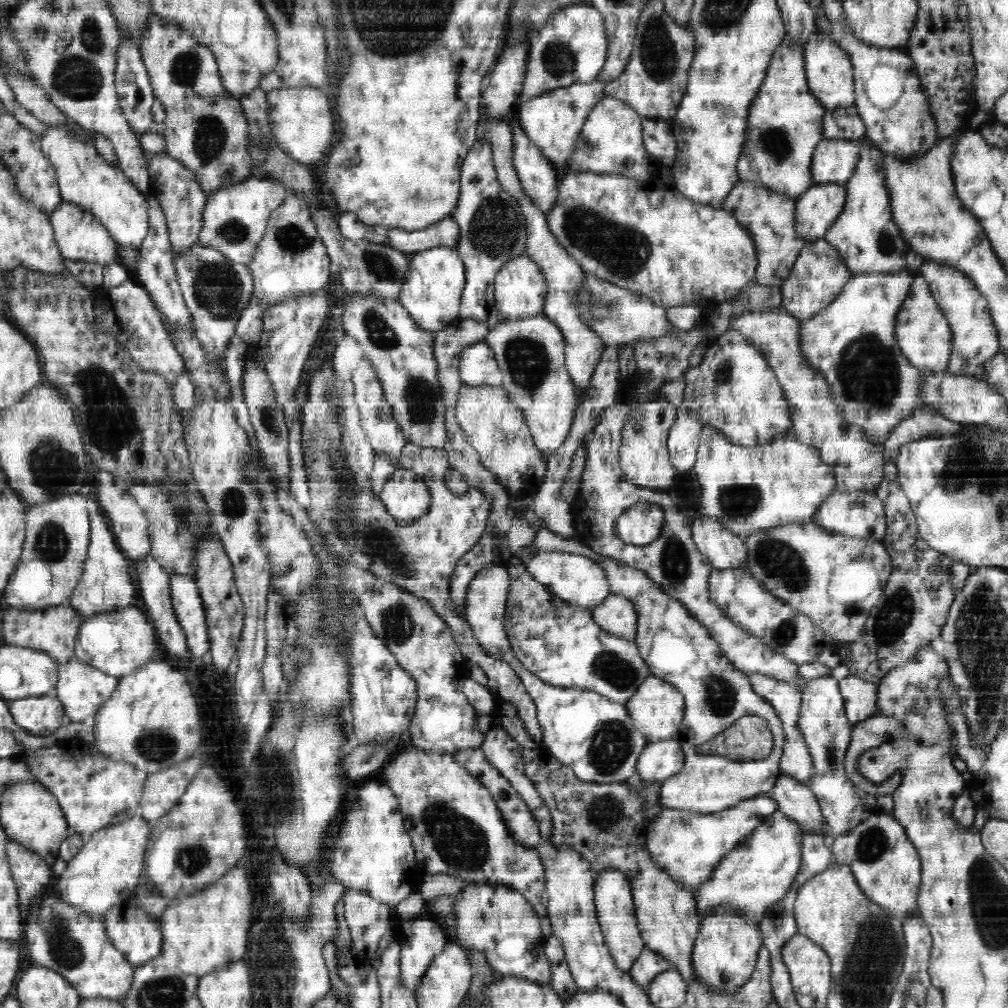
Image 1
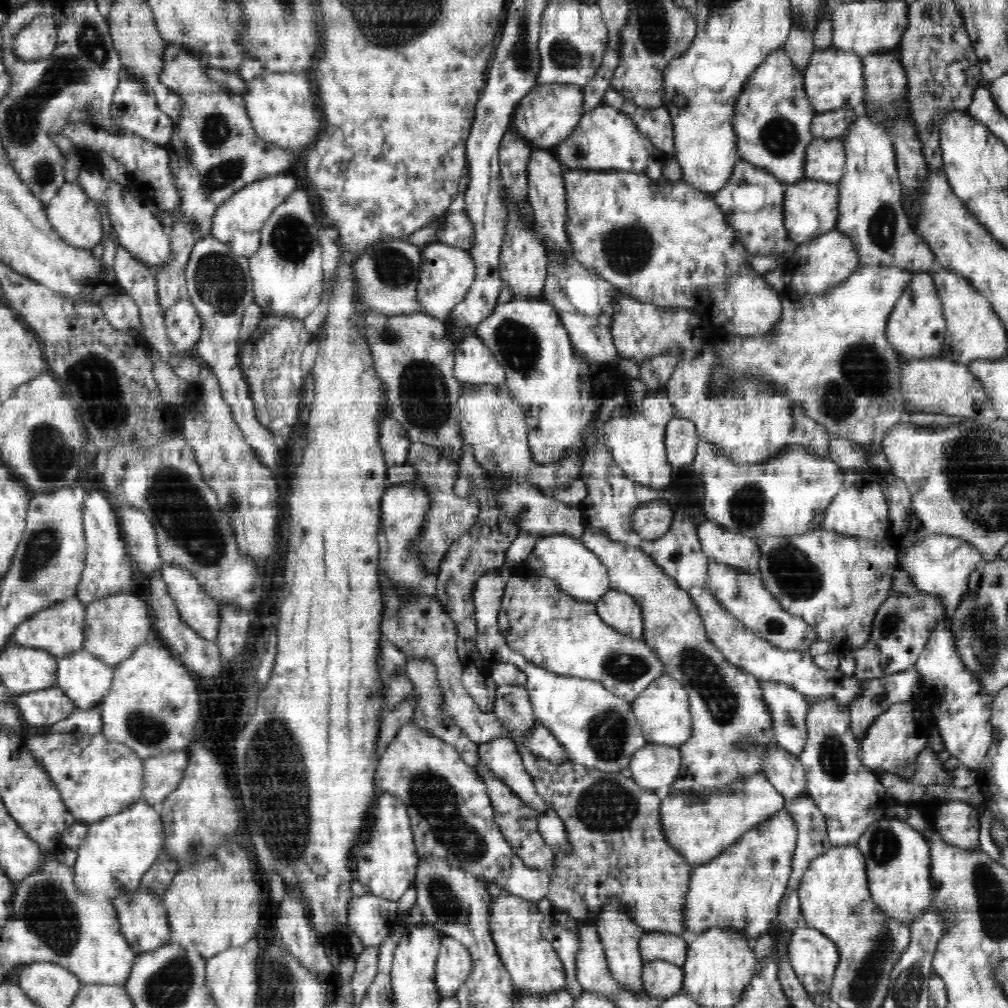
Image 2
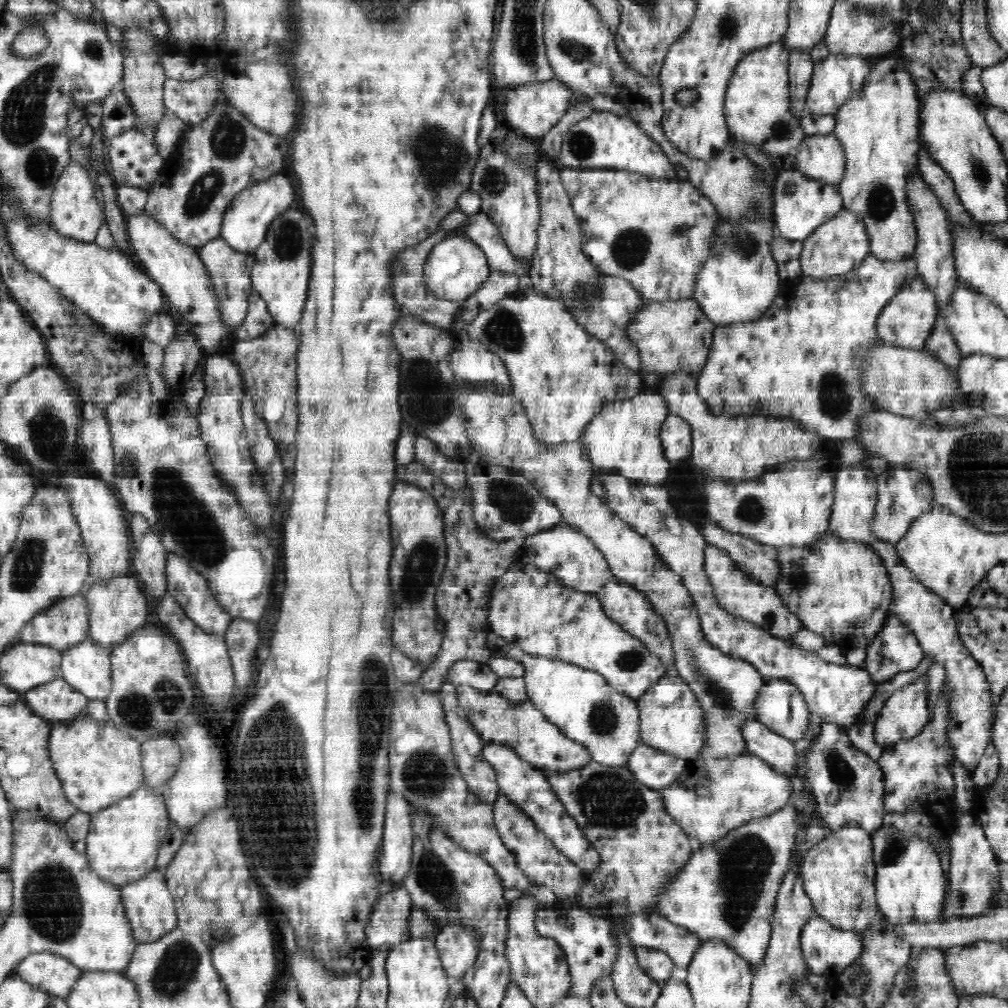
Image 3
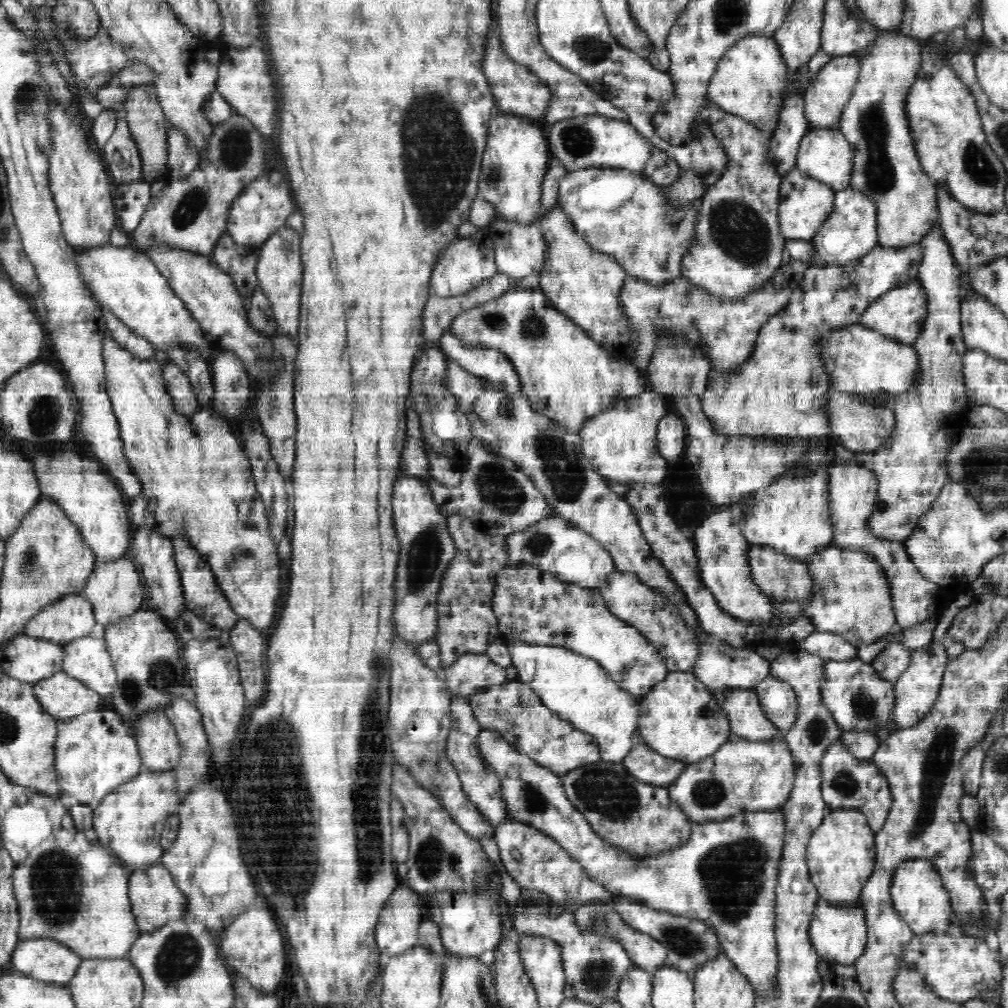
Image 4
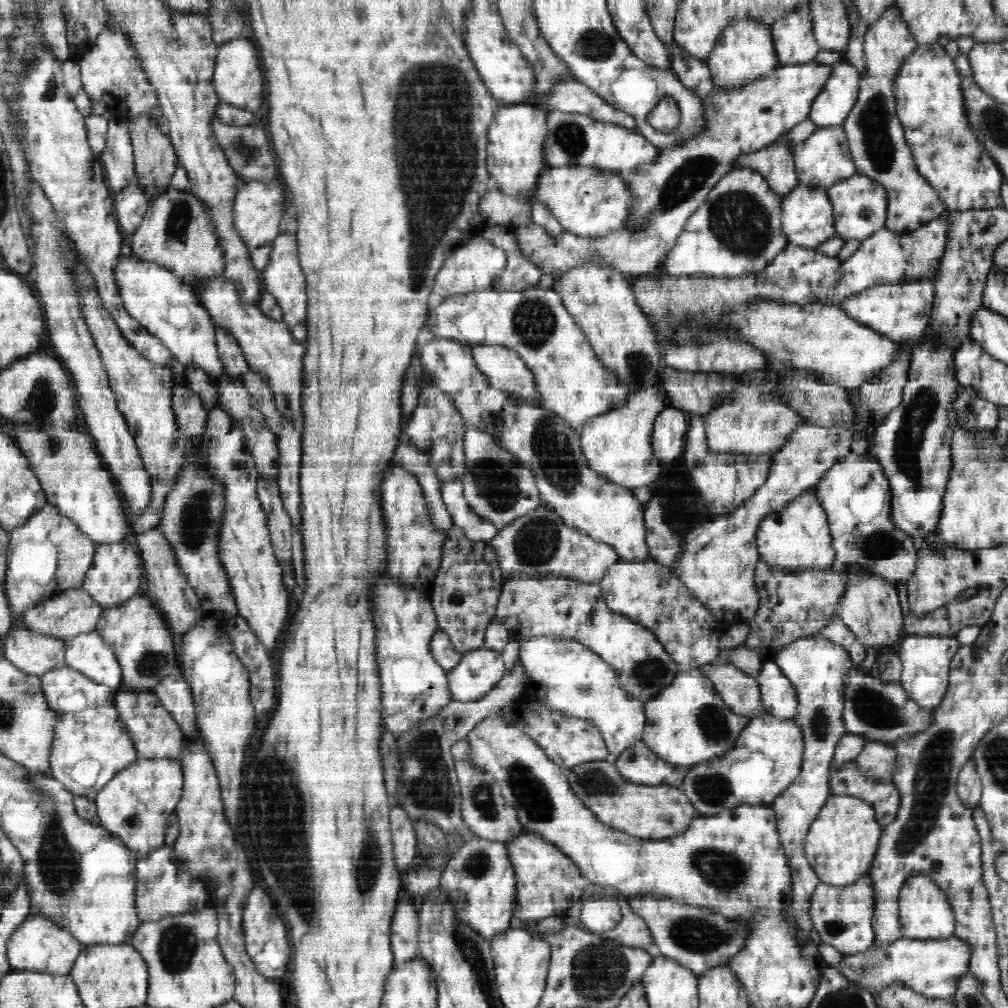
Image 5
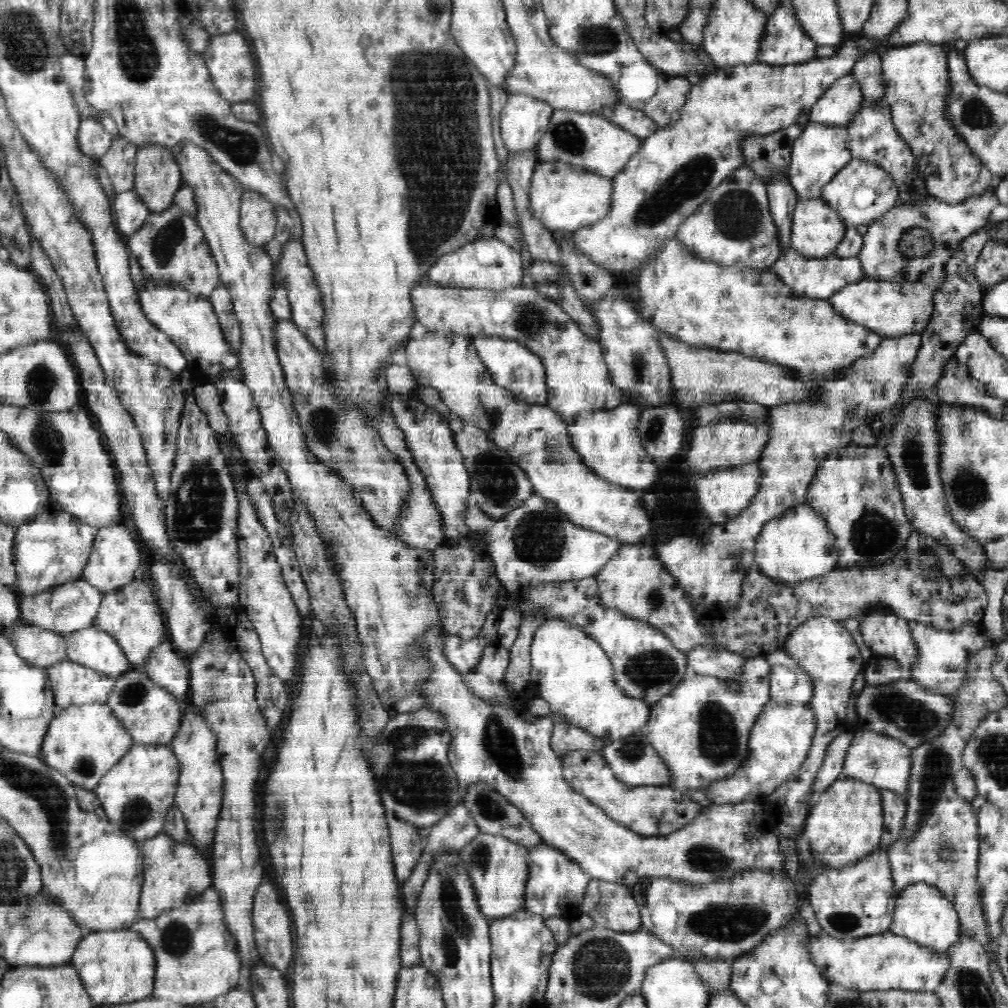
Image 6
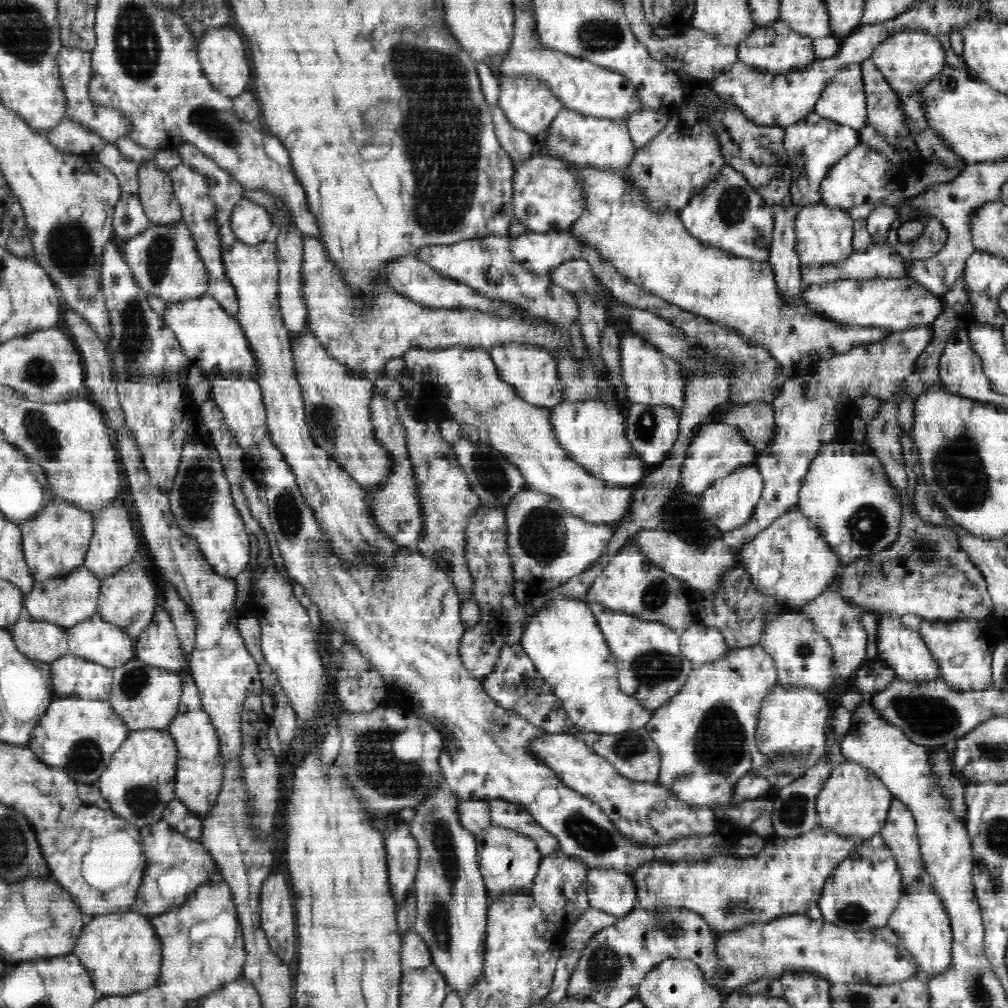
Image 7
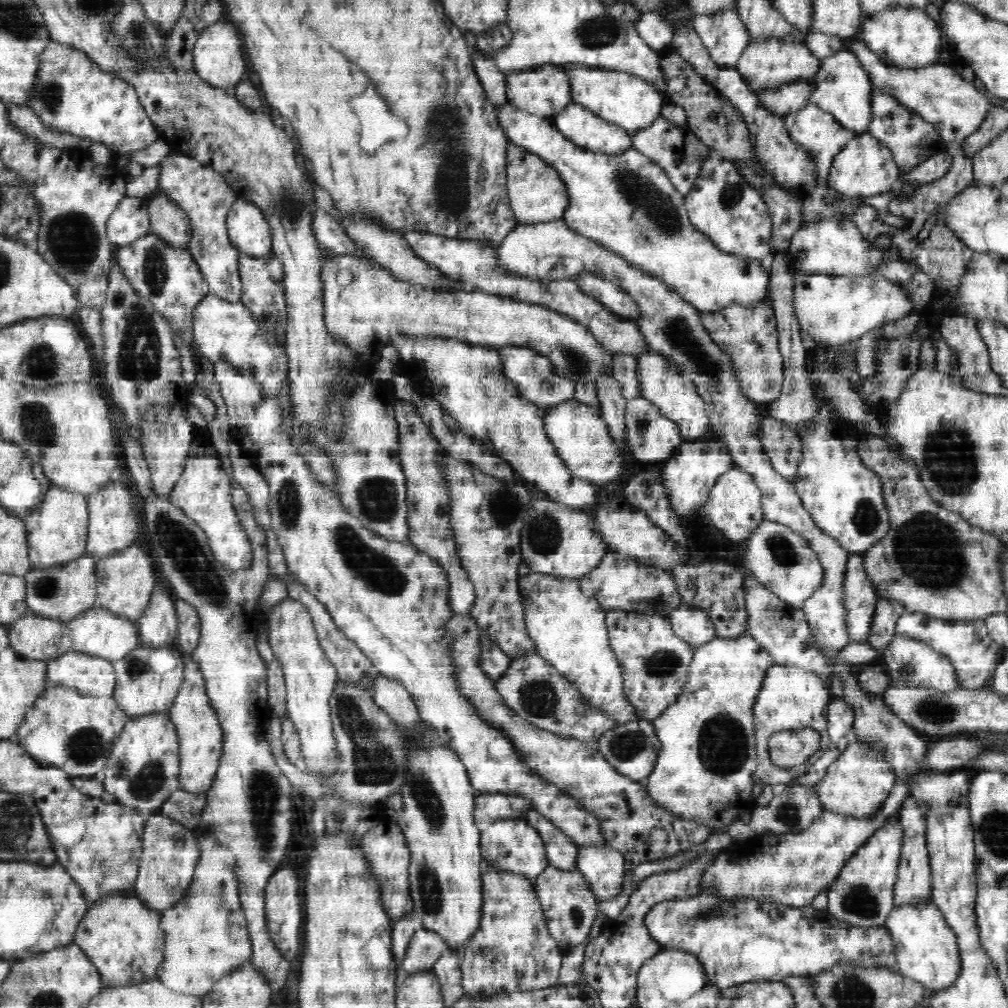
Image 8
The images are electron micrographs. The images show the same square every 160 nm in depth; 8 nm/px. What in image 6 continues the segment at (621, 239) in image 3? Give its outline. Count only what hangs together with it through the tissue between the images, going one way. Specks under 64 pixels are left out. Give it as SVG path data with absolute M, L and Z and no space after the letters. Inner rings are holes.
M539 161L529 188L530 213L551 231L576 231L603 220L611 210L613 180L558 161Z

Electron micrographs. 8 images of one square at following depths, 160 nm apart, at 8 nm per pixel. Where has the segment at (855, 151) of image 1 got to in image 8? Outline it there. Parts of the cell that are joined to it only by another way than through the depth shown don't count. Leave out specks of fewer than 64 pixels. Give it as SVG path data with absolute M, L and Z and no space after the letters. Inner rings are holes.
M812 102L806 104L801 110L787 114L784 122L786 122L787 133L791 135L791 138L795 139L803 150L810 152L812 158L815 158L816 173L818 173L820 182L827 181L835 156L849 140L857 135L851 130L846 130L832 114L824 112L816 103Z

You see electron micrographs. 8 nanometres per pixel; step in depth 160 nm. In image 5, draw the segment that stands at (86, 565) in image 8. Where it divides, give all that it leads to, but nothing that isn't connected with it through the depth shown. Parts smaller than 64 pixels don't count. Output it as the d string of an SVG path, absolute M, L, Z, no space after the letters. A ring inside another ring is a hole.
M83 587L70 588L38 602L36 606L24 612L23 621L26 629L38 634L51 635L56 638L68 640L69 638L96 631L96 626L103 608L83 589Z

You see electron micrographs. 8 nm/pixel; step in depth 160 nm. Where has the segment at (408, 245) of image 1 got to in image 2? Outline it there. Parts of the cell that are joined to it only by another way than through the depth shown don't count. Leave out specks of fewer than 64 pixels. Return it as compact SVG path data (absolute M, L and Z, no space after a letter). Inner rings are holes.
M448 212L443 218L434 242L469 251L476 242L476 232L468 215L464 212Z

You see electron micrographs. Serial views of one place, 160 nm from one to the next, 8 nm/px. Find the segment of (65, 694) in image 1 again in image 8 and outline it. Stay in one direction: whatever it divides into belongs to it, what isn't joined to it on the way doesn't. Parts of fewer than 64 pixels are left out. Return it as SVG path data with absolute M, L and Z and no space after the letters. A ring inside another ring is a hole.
M92 607L69 621L71 630L71 651L95 655L110 662L126 658L139 644L139 630L136 622L122 618L103 607Z

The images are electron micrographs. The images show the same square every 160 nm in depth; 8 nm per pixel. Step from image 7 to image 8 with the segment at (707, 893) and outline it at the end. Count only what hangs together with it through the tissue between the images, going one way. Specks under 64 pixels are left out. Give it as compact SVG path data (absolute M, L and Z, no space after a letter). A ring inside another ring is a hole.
M903 781L896 782L895 786L892 788L888 799L885 800L884 805L880 806L880 810L876 810L876 814L870 814L869 816L864 816L864 818L856 818L855 815L852 814L834 814L830 810L823 809L820 813L820 816L816 818L816 820L801 833L798 834L768 834L766 836L761 837L752 837L749 838L746 842L734 842L734 844L723 851L718 852L717 857L714 859L714 862L711 865L708 865L701 876L699 891L708 890L714 891L716 895L719 895L719 898L726 899L734 899L734 898L754 898L759 899L759 902L779 902L780 904L785 904L786 906L808 906L811 904L812 900L820 894L820 892L826 890L831 881L836 880L837 874L840 874L842 868L846 864L846 861L858 850L858 848L863 845L874 832L876 832L877 828L880 828L889 816L896 814L899 811L900 805L903 804L906 798L910 798L912 796L912 783L909 787L908 783L904 783Z

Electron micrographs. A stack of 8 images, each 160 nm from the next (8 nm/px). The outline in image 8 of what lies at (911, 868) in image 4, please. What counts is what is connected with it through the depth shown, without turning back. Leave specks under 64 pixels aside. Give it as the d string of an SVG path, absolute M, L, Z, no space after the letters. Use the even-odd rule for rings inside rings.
M932 901L920 905L895 906L888 915L885 927L896 945L897 972L920 982L928 993L947 989L954 984L962 968L956 933Z

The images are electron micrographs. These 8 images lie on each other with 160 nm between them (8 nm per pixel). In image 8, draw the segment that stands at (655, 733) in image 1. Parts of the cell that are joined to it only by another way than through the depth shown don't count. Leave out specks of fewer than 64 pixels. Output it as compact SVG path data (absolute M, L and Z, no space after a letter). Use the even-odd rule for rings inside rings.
M748 634L738 638L712 638L698 646L693 655L688 682L674 705L670 705L653 721L661 749L650 776L643 781L649 798L660 808L680 815L696 824L708 825L710 834L725 833L719 828L735 820L739 814L752 814L757 807L752 798L753 778L759 765L755 743L753 706L765 682L770 667L774 666L771 655ZM812 728L782 731L770 736L768 755L772 764L780 768L792 768L804 764L819 750L820 733Z

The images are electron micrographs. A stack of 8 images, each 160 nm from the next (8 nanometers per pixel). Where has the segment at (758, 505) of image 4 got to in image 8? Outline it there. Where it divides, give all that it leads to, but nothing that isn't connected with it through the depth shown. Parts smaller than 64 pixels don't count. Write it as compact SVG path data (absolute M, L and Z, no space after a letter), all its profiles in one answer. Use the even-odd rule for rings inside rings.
M764 519L754 534L750 538L740 542L738 546L738 557L741 557L741 566L747 567L751 574L755 575L755 579L768 590L772 591L776 596L785 600L788 604L802 608L803 602L807 601L816 590L820 590L821 582L824 580L824 567L817 554L812 550L808 541L794 532L789 526Z

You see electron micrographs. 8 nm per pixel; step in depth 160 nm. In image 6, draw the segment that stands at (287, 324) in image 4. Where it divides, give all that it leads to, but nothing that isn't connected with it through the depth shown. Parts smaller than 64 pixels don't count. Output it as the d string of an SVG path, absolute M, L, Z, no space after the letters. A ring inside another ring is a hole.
M290 240L284 244L282 255L277 260L277 282L282 280L287 289L287 297L292 306L292 318L298 330L310 339L310 342L320 351L325 352L324 331L322 320L324 320L324 307L322 307L322 295L316 286L314 270L308 266L307 256L304 255L302 240Z

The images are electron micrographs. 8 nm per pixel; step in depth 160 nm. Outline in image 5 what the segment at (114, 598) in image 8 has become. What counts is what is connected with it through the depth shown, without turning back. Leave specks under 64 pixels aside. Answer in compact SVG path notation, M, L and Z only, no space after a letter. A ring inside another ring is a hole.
M134 594L120 606L103 609L96 626L100 636L114 648L116 658L123 671L122 687L155 692L158 683L166 675L179 669L174 652L172 635L162 614L154 610L154 605L146 596Z

